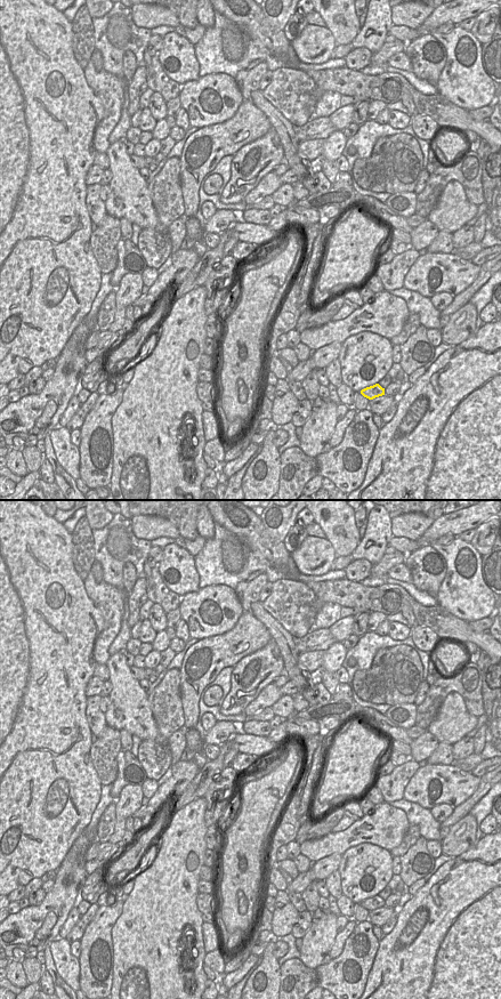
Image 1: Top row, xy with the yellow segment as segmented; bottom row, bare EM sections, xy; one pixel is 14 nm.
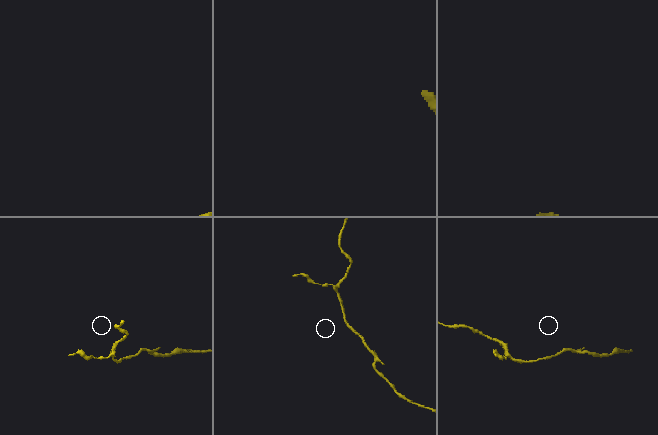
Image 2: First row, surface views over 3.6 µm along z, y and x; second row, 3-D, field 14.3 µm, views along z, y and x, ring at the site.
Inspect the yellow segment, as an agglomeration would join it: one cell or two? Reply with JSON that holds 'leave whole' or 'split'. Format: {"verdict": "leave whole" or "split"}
{"verdict": "split"}

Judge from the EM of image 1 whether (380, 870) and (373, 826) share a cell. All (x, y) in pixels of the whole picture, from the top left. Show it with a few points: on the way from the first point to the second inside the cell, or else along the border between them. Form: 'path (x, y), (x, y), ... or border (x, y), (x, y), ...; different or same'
border (350, 846), (372, 843), (389, 851); different

